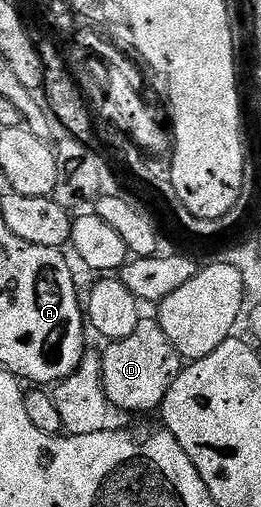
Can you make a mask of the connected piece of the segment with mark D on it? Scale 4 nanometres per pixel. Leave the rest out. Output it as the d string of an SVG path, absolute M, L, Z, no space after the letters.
M142 316L139 328L118 342L108 343L101 350L102 386L110 407L118 406L129 414L145 414L148 410L160 411L163 400L181 375L183 359L181 354L167 340L160 321L156 317Z

